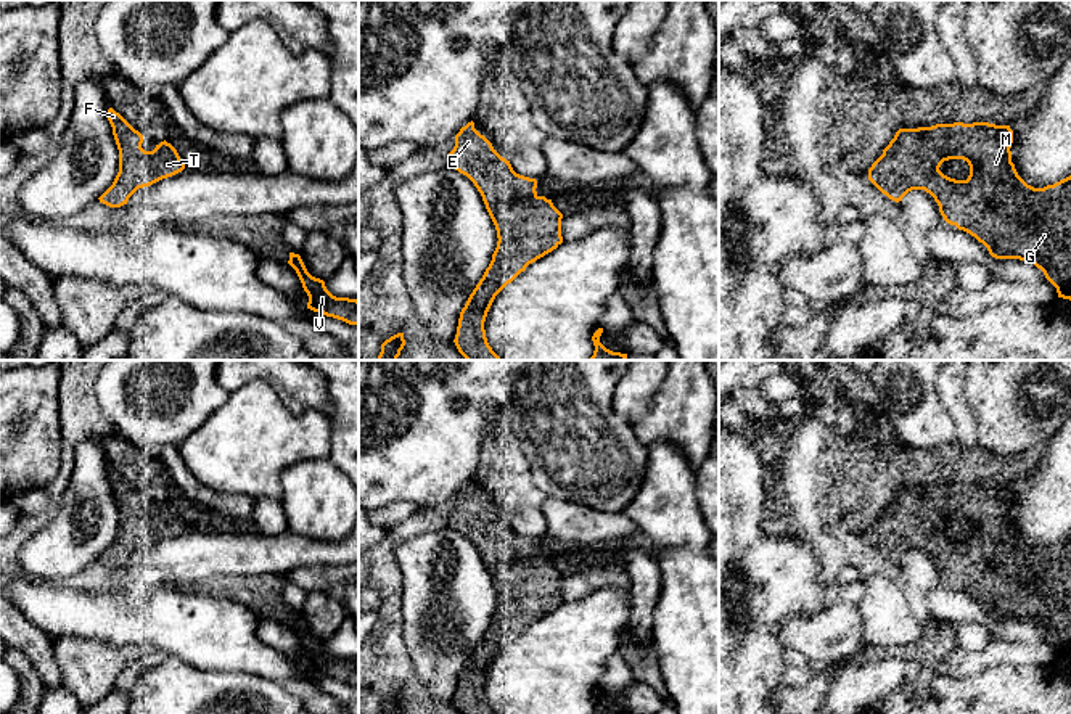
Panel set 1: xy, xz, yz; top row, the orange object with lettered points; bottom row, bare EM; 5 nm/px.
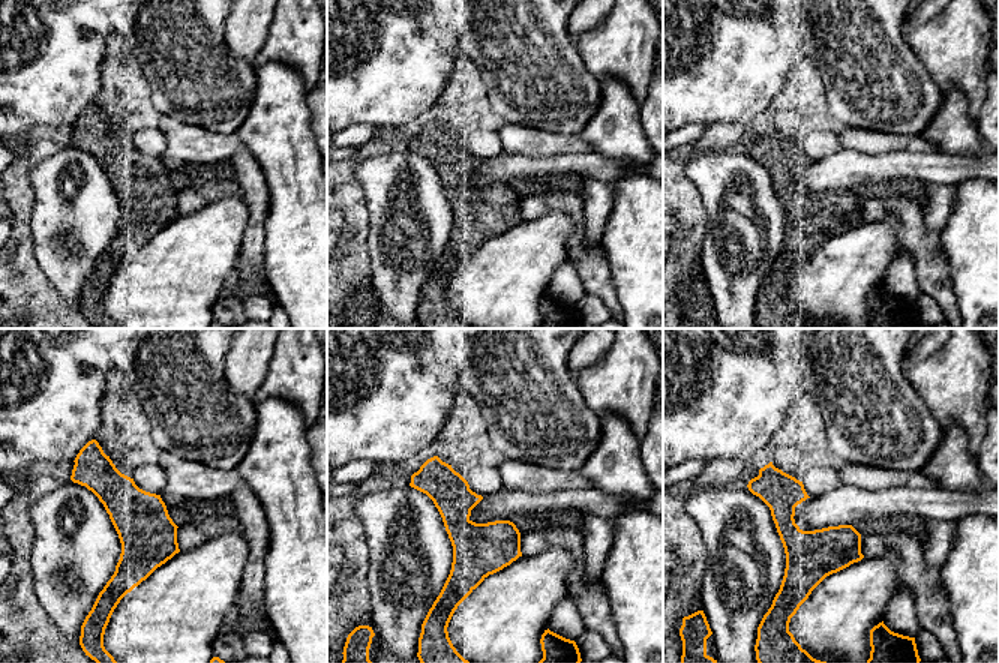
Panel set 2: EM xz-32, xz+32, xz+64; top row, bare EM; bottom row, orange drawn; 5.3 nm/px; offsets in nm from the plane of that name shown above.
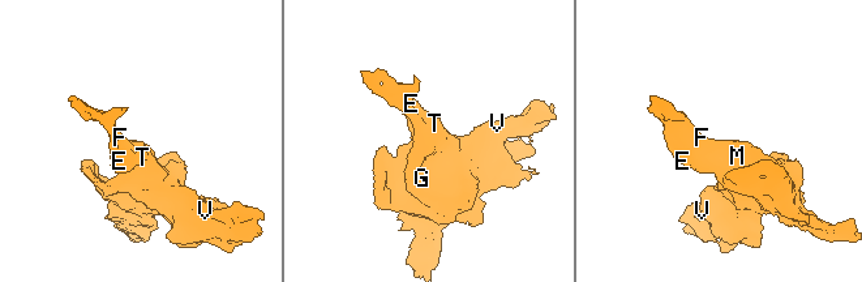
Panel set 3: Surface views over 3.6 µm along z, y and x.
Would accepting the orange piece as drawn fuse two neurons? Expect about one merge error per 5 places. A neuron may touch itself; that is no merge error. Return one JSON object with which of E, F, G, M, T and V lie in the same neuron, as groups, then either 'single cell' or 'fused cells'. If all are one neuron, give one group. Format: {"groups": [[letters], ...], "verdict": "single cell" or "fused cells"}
{"groups": [["E", "F", "G", "M", "T", "V"]], "verdict": "single cell"}

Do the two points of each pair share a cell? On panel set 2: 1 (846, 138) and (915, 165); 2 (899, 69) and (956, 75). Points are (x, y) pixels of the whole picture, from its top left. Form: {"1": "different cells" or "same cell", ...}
{"1": "different cells", "2": "different cells"}

